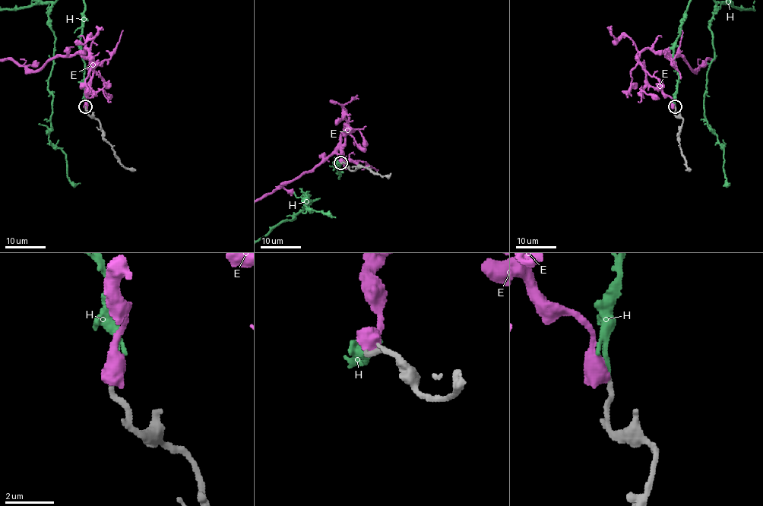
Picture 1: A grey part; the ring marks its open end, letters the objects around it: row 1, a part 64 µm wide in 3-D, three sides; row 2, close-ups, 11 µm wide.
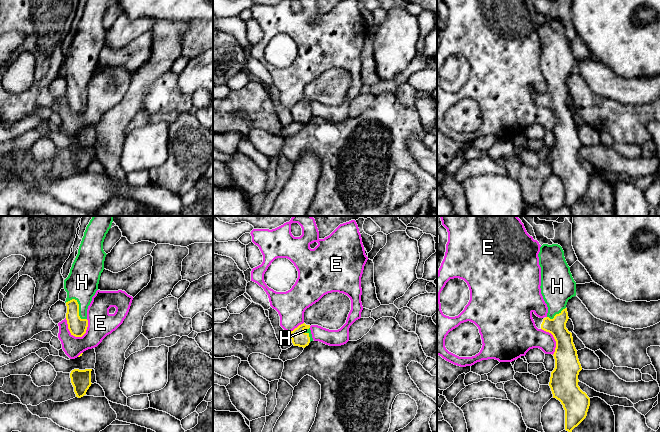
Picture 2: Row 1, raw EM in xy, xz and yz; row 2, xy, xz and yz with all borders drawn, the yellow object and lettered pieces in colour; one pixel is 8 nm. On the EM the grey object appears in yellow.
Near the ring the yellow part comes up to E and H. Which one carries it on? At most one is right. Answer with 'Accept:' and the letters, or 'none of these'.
Accept: H

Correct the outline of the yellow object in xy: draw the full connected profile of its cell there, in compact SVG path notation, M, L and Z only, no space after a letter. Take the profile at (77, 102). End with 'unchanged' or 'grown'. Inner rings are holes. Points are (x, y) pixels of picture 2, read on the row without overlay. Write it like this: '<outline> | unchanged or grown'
M88 0L78 30L64 56L66 96L71 111L82 113L87 106L87 85L98 66L106 29L103 18L112 0Z | grown

